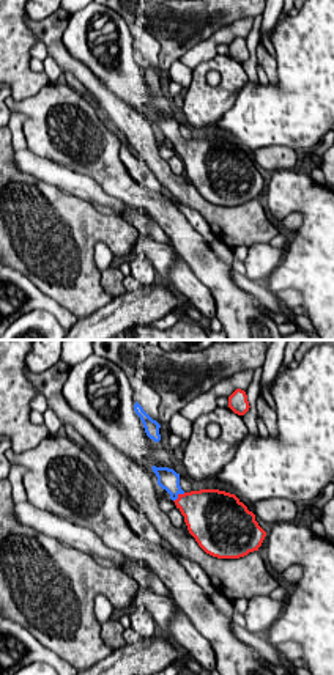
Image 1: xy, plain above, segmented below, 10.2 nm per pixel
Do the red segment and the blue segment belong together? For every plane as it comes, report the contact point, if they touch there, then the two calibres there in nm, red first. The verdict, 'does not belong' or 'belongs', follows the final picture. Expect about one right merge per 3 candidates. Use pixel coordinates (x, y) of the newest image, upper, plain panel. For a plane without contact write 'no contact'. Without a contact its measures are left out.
(178, 143) | 360/220 nm

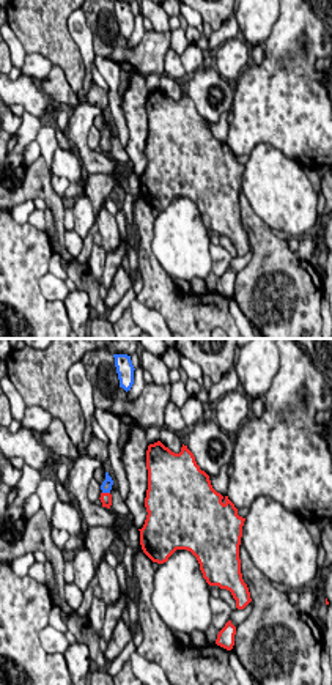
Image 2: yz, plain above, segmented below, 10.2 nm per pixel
(106, 140) | 130/120 nm

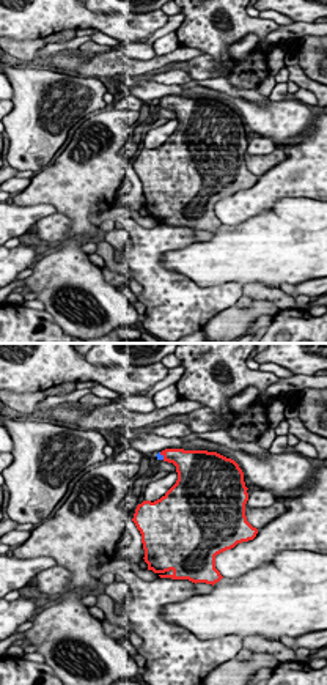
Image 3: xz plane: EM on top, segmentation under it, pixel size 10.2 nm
(161, 101) | 220/60 nm

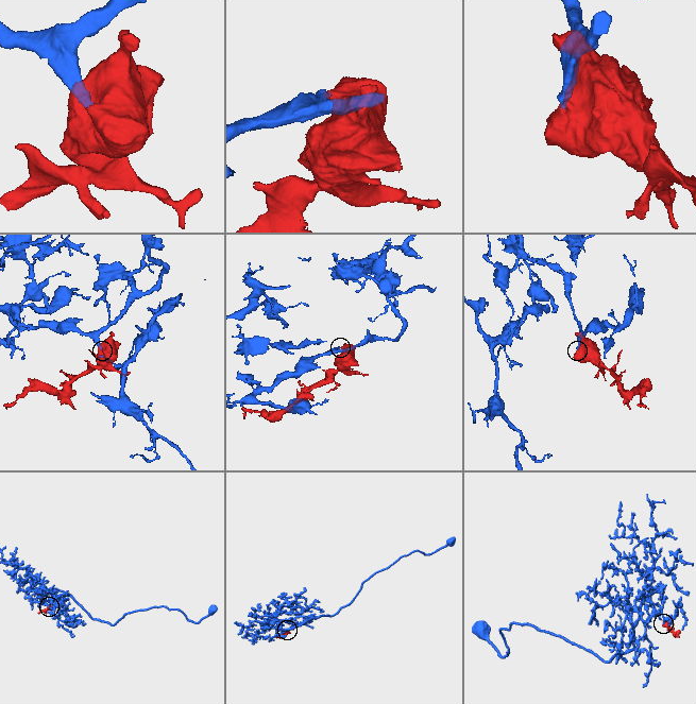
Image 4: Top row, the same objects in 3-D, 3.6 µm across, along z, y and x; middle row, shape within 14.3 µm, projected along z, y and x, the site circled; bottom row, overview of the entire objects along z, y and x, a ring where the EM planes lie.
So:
belongs

